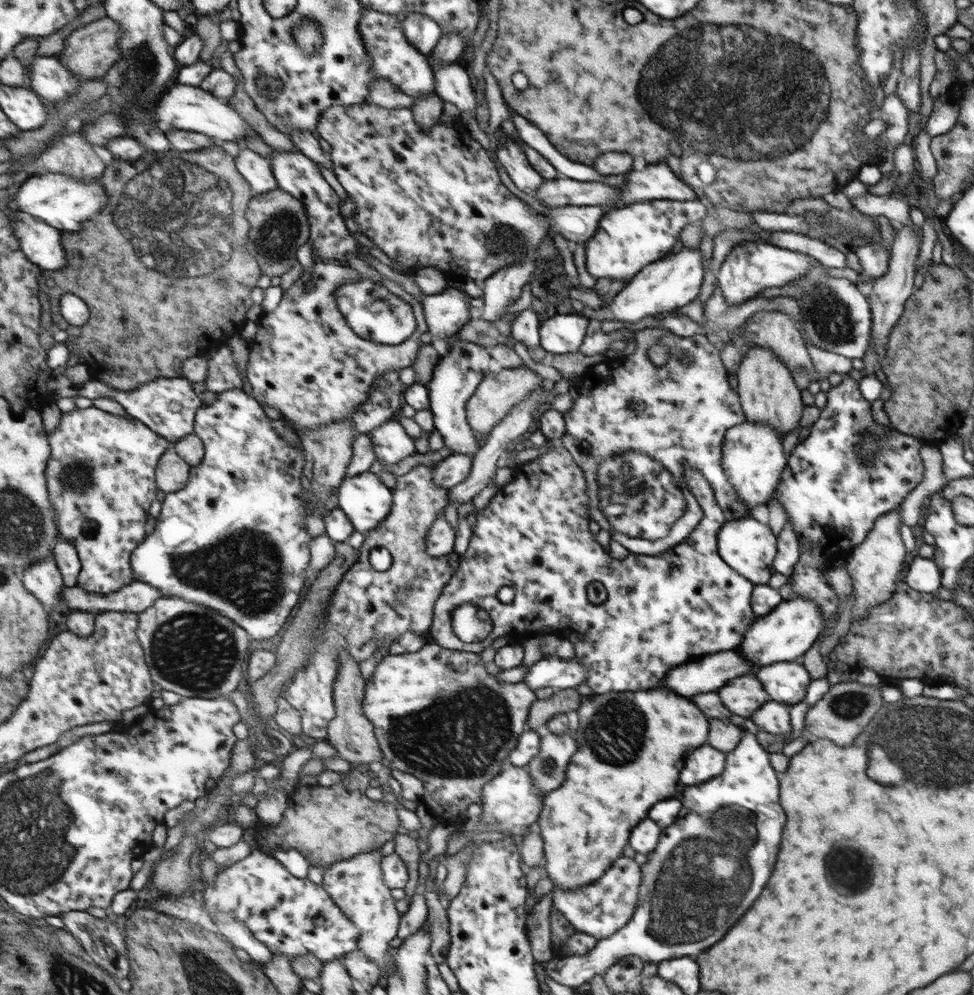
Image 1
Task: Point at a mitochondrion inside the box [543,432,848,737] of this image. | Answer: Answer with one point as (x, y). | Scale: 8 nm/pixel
(634, 497)

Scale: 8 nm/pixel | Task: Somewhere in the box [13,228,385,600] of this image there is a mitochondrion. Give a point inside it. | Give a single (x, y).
(75, 476)

